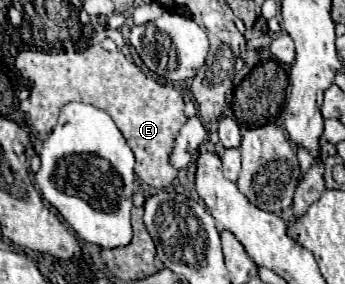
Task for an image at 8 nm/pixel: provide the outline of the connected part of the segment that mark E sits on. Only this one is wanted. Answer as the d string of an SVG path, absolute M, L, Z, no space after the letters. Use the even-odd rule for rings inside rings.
M100 29L94 39L92 45L86 51L72 51L72 53L42 53L42 51L22 51L16 57L16 69L20 71L22 77L26 77L28 81L32 81L32 89L30 89L30 99L20 103L20 109L26 113L28 123L40 133L40 135L48 135L48 131L52 131L52 127L56 125L60 107L64 107L66 103L72 101L80 101L80 103L88 103L94 105L102 111L106 111L112 121L116 123L116 127L120 129L120 133L124 135L128 147L132 149L134 157L136 157L136 165L134 165L134 173L142 179L142 183L156 187L156 189L164 189L168 187L178 171L170 165L168 157L174 145L174 137L178 135L180 127L186 123L186 115L184 115L184 99L180 95L178 89L174 89L172 85L162 85L156 79L144 75L132 61L128 61L122 53L120 47L124 45L124 37L118 29Z

